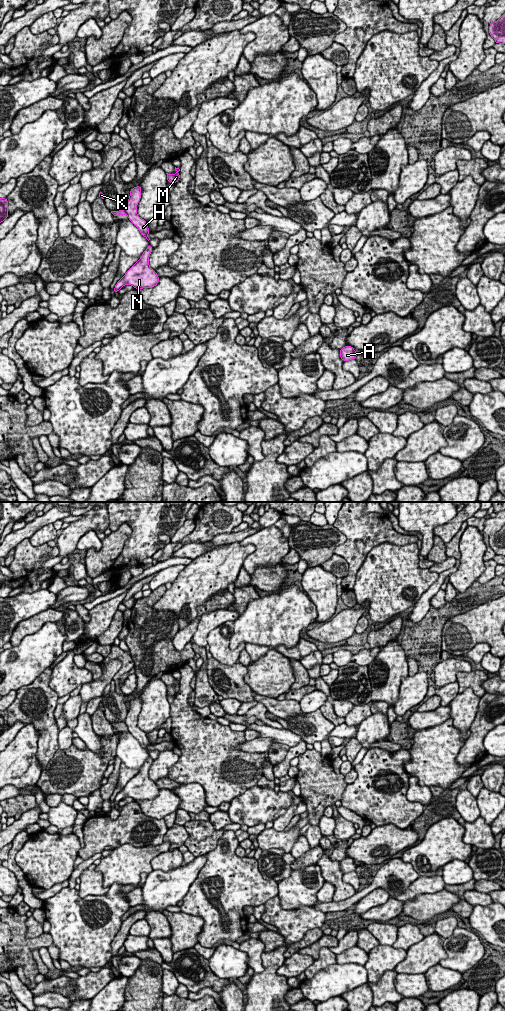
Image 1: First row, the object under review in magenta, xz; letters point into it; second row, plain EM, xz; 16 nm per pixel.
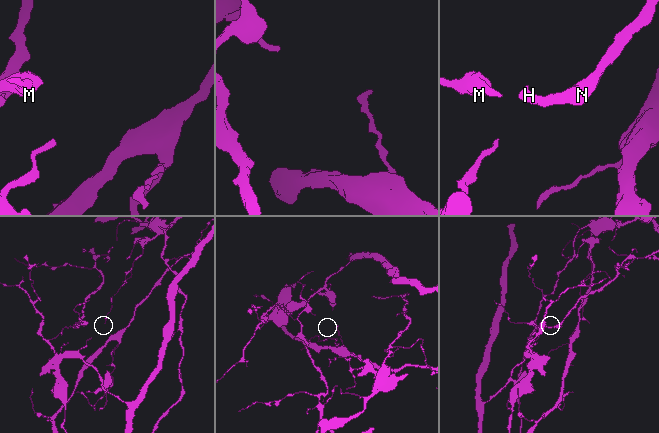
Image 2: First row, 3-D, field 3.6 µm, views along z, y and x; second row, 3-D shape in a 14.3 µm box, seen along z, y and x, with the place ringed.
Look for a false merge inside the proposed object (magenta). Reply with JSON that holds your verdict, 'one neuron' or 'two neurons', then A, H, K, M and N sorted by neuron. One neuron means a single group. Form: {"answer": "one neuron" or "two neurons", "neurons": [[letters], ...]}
{"answer": "two neurons", "neurons": [["A", "H", "M", "N"], ["K"]]}

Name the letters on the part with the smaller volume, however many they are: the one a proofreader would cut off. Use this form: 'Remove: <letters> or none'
Remove: A, H, M, N

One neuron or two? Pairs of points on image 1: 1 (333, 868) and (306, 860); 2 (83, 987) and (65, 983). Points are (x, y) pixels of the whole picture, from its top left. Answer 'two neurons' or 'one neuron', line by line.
1: two neurons
2: two neurons

